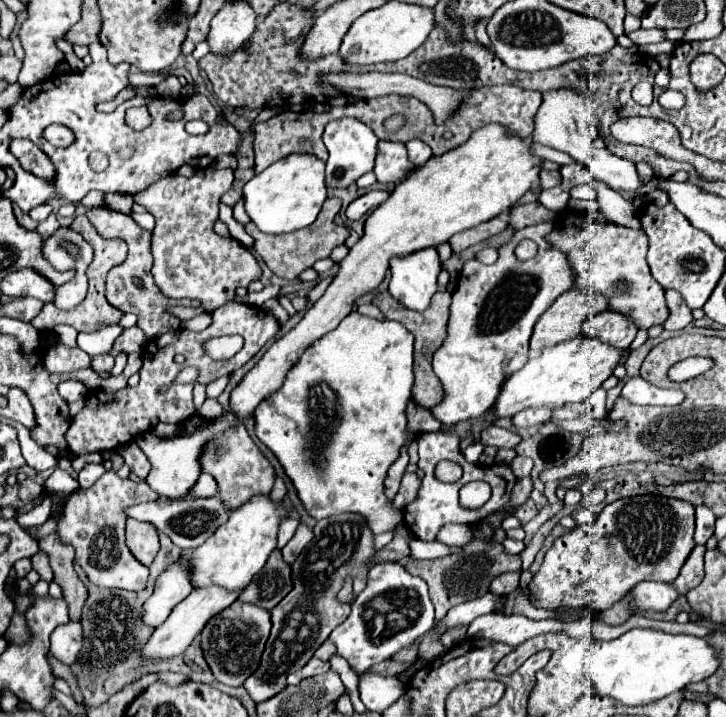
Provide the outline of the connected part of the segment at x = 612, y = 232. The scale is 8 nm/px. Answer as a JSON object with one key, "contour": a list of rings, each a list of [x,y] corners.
{"contour":[[[566,213],[560,229],[550,233],[548,241],[568,255],[576,273],[576,289],[604,289],[602,293],[610,299],[610,309],[632,315],[640,329],[662,325],[668,319],[664,287],[652,279],[646,263],[648,239],[644,231],[634,231],[622,225],[596,225],[588,215]]]}

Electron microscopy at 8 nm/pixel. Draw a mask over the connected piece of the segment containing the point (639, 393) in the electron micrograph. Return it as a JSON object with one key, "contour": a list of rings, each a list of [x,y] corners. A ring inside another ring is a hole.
{"contour":[[[630,377],[622,387],[622,397],[636,405],[680,405],[684,401],[684,391],[660,389],[642,377]]]}

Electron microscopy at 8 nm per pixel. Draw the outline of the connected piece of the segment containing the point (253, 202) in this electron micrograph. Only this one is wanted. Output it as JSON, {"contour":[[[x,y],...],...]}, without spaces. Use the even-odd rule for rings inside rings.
{"contour":[[[294,153],[278,159],[244,185],[246,213],[264,233],[292,233],[308,227],[326,201],[324,161],[316,155]]]}

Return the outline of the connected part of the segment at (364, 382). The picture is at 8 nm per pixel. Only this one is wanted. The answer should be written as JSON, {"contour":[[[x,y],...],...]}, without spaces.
{"contour":[[[352,311],[334,331],[330,331],[328,335],[320,337],[318,341],[314,341],[310,347],[306,347],[306,351],[302,353],[302,357],[298,359],[298,363],[294,363],[282,383],[282,387],[278,391],[274,391],[270,397],[266,397],[254,413],[254,431],[256,437],[276,455],[276,459],[282,463],[286,475],[292,479],[298,497],[302,499],[306,511],[314,517],[314,519],[326,519],[332,515],[340,515],[340,513],[360,513],[370,531],[374,535],[392,531],[402,519],[402,509],[394,509],[392,501],[388,501],[388,497],[384,495],[384,479],[386,479],[386,471],[392,465],[392,461],[396,461],[400,457],[402,447],[408,443],[408,421],[406,421],[406,403],[412,397],[412,385],[414,385],[414,375],[412,375],[412,343],[414,337],[412,333],[408,333],[398,321],[390,321],[390,319],[372,319],[372,317],[364,317],[358,311]]]}

